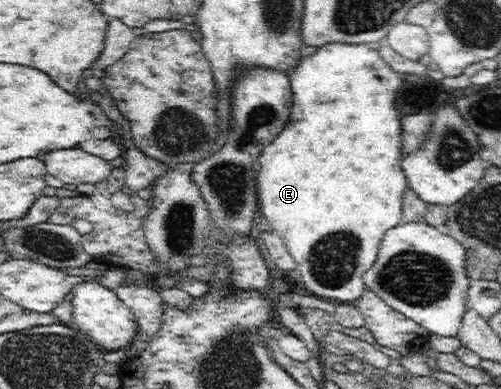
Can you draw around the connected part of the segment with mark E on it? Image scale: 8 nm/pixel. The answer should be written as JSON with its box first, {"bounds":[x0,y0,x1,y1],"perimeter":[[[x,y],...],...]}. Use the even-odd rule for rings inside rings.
{"bounds":[259,43,408,304],"perimeter":[[[365,43],[325,44],[285,73],[294,96],[293,106],[289,124],[259,155],[259,210],[271,224],[268,228],[281,234],[297,263],[294,278],[299,288],[336,303],[354,304],[365,290],[362,276],[376,262],[384,234],[402,223],[402,202],[408,184],[402,169],[403,118],[395,100],[402,78],[383,59],[376,45]]]}

